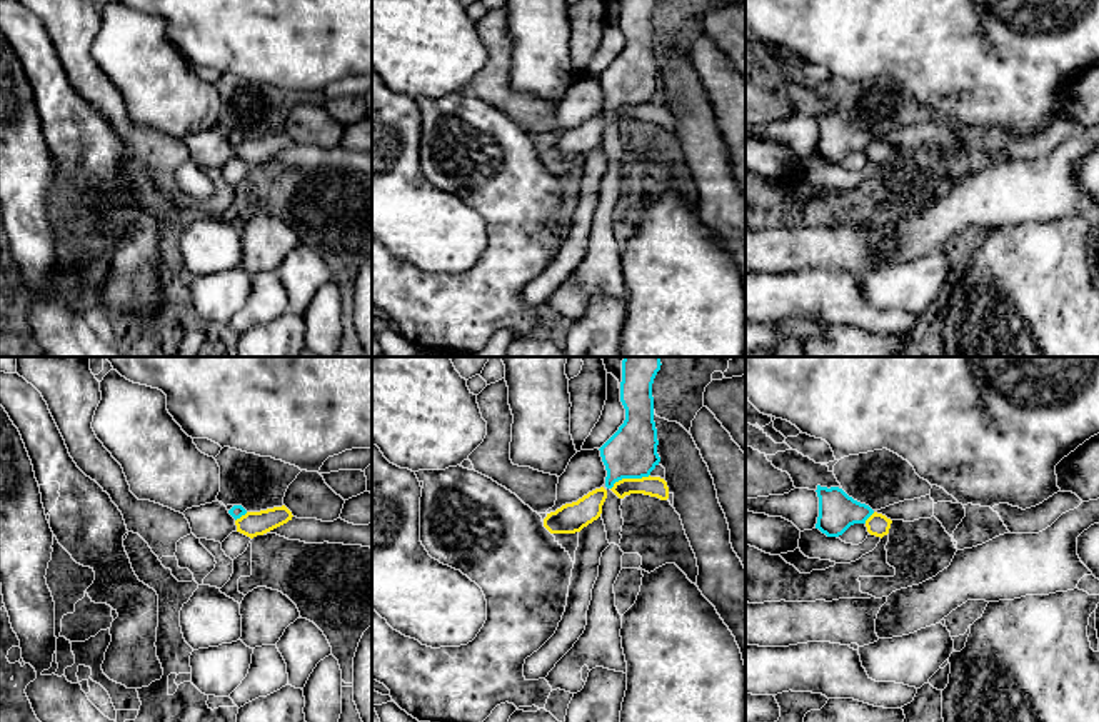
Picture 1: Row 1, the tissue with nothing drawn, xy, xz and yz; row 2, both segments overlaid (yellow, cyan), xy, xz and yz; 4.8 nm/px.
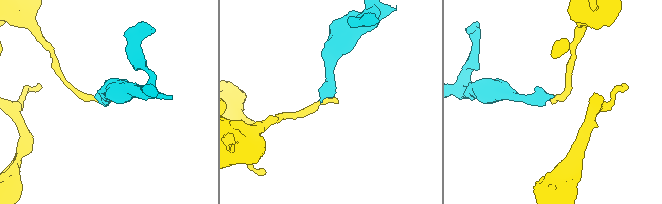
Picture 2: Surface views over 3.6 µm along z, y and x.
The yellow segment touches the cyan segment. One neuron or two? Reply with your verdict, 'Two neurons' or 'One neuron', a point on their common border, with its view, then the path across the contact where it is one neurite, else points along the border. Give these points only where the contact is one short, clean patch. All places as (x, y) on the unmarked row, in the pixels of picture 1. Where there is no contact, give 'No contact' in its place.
Two neurons. Touches yellow at xz (629, 105). Boundary: xz (649, 100), (619, 105), (611, 115)

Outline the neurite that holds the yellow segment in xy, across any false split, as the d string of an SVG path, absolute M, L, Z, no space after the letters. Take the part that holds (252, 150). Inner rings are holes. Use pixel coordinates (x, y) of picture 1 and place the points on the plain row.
M282 132L260 138L247 138L235 147L235 152L237 158L253 165L287 150L292 143L292 138Z

